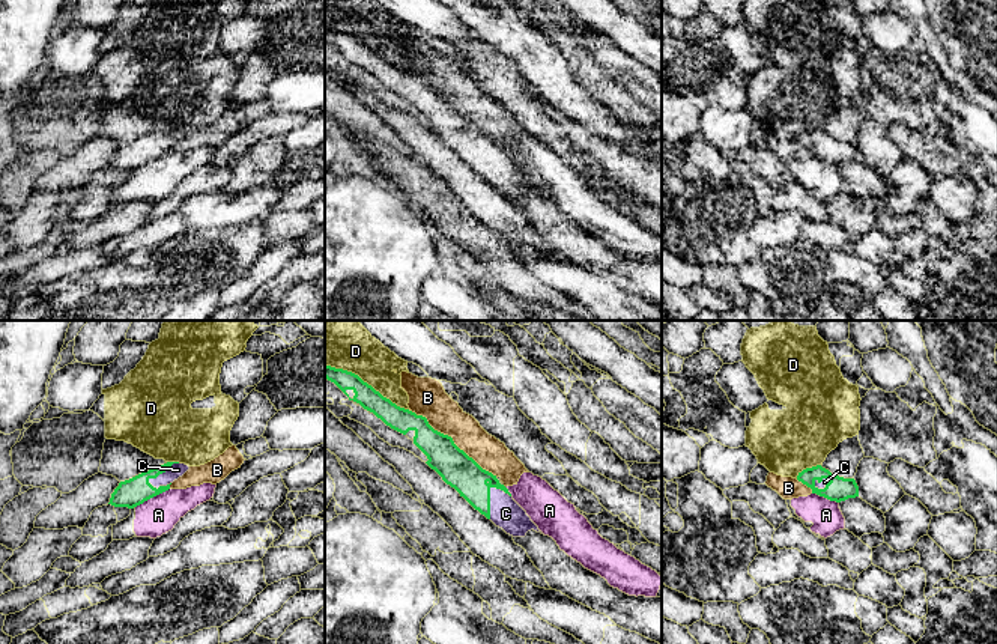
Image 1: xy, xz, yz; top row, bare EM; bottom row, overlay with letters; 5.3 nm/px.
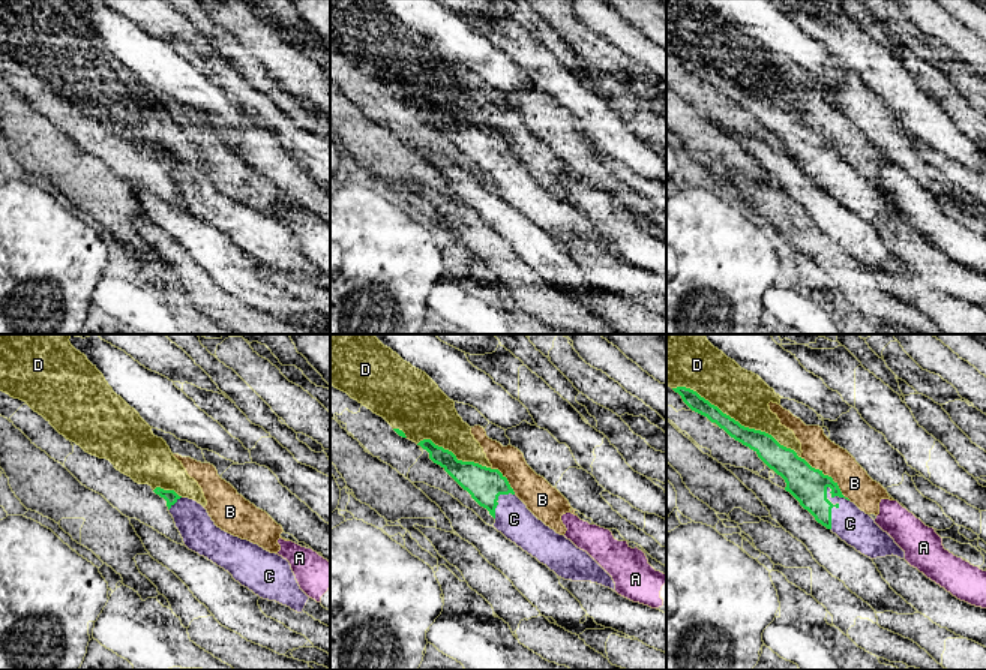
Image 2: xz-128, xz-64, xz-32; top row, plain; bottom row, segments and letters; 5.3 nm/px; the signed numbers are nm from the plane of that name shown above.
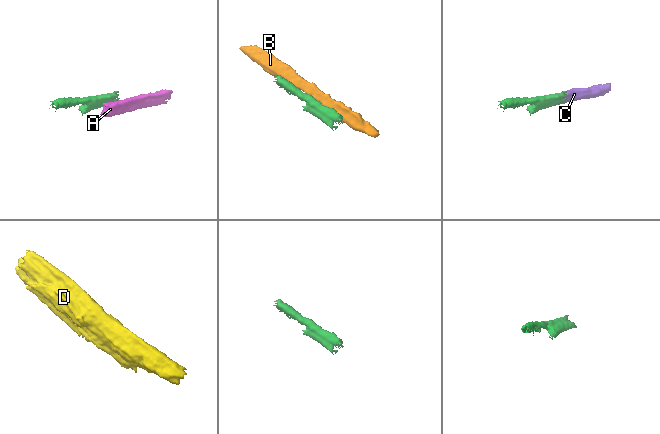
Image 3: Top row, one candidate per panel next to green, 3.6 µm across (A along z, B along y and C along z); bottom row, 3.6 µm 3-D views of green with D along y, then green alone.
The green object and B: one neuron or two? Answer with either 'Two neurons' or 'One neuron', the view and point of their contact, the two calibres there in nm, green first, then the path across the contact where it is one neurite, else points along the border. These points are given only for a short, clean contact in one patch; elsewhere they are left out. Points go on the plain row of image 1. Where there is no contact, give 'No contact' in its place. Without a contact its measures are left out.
Two neurons. Touches green at xz (453, 104). Thickness 190 nm (green) against 190 nm

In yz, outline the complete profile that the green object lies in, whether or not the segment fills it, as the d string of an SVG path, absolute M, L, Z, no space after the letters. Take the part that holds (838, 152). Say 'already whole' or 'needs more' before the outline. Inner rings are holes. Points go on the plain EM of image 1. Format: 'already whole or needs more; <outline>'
needs more; M821 128L799 135L797 143L812 152L812 156L830 164L845 164L859 159L859 149L854 141L844 141L832 137Z

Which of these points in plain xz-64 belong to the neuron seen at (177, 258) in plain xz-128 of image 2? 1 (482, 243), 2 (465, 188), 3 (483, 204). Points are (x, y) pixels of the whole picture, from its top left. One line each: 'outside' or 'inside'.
1: inside
2: outside
3: outside

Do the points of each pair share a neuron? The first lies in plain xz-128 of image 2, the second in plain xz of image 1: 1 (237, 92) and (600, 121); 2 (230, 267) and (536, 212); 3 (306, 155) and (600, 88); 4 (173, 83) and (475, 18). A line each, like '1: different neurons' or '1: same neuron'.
1: same neuron
2: different neurons
3: different neurons
4: different neurons

